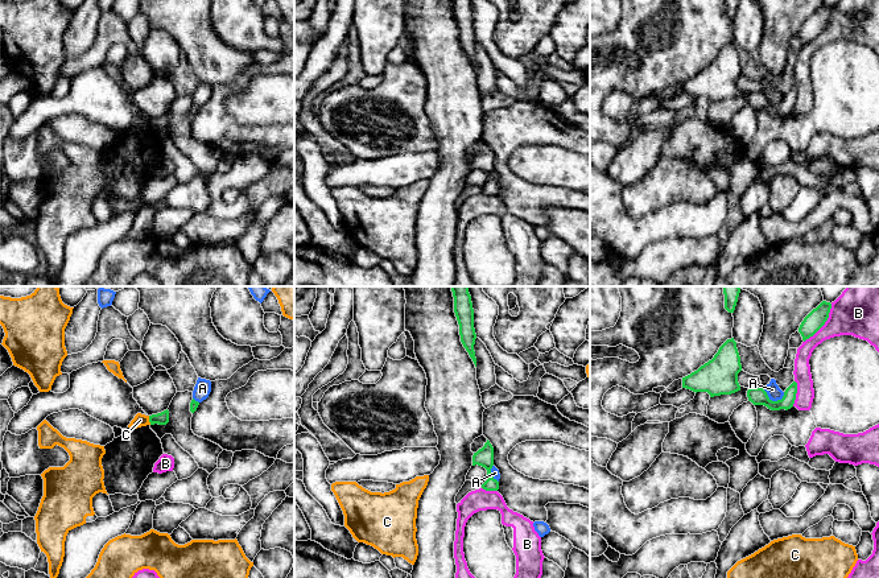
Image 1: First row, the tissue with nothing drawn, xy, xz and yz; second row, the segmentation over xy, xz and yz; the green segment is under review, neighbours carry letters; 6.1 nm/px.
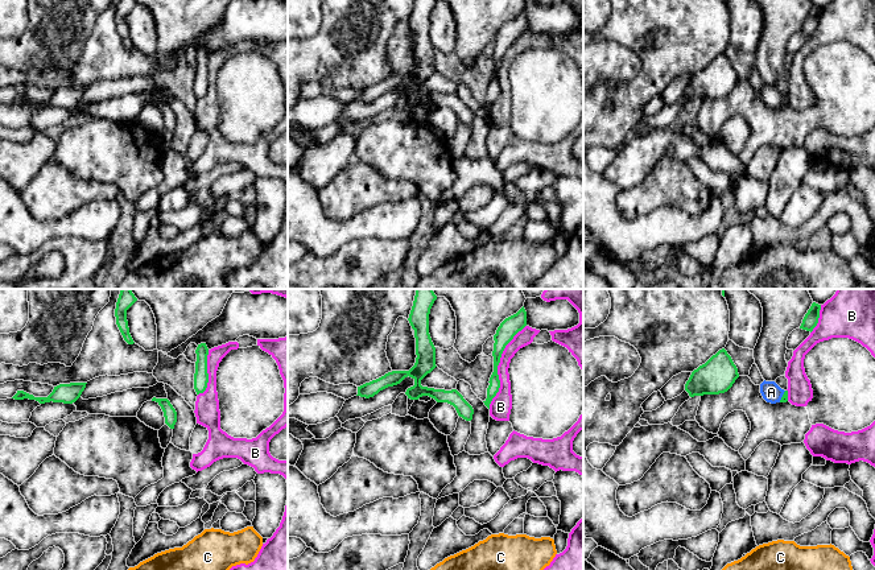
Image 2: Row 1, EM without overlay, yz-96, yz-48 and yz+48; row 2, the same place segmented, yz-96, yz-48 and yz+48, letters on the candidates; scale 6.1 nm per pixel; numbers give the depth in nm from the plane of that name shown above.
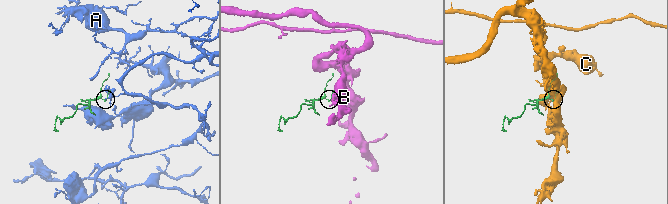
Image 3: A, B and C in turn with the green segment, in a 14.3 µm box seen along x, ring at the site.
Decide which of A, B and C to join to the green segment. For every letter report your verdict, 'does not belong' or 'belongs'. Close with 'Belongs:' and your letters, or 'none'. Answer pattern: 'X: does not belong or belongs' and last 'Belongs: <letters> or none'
A: does not belong
B: does not belong
C: does not belong
Belongs: none

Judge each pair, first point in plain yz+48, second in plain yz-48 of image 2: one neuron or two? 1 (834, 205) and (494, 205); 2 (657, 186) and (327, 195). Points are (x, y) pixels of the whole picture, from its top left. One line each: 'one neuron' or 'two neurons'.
1: two neurons
2: one neuron

